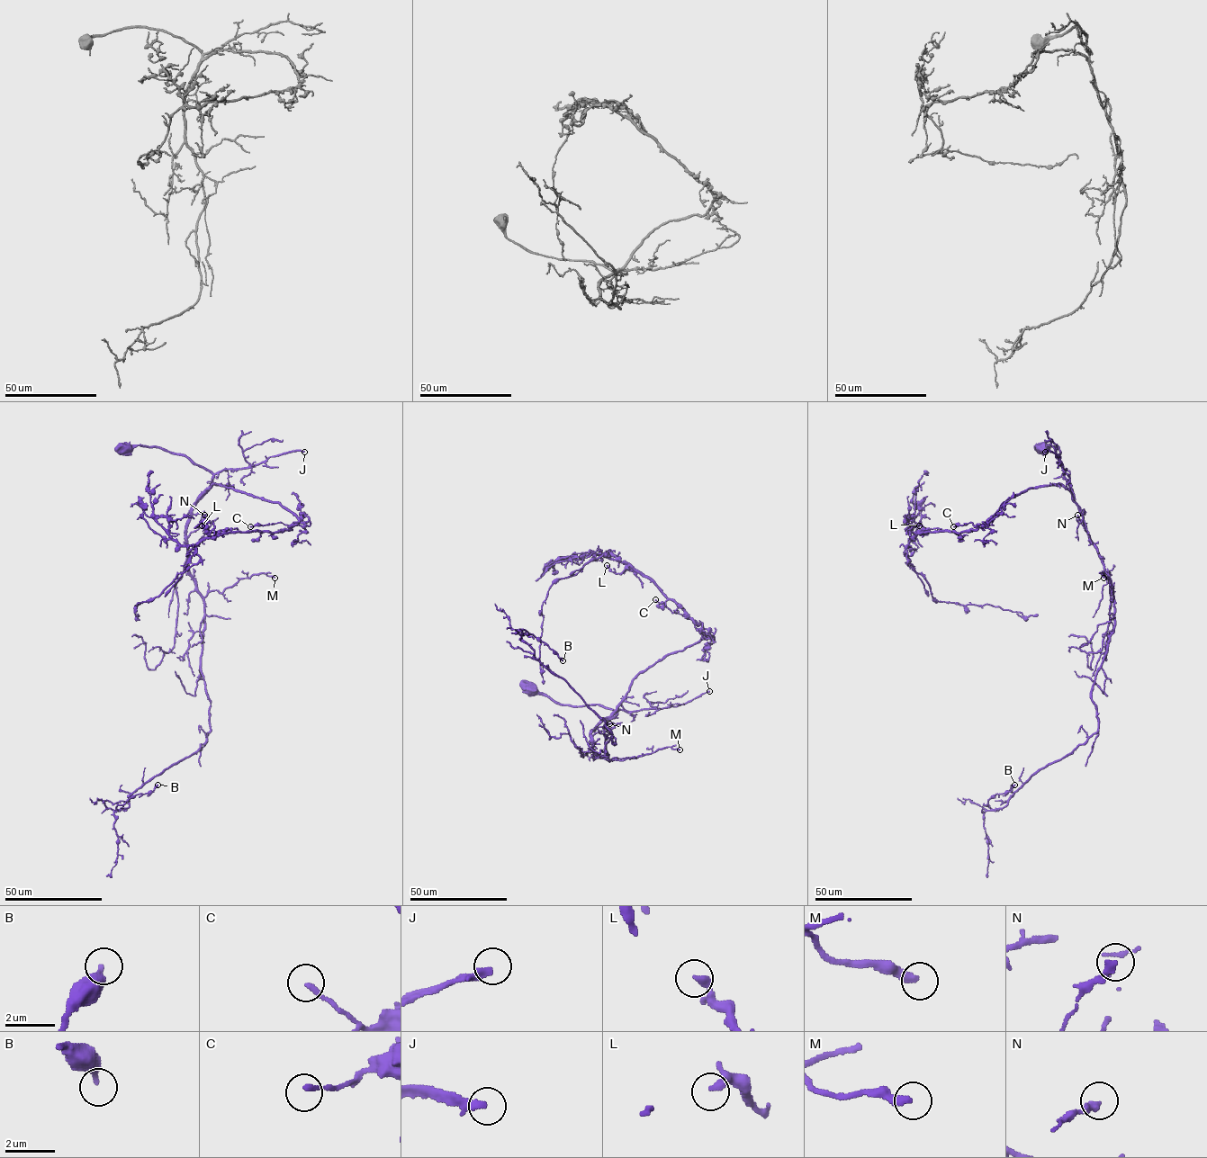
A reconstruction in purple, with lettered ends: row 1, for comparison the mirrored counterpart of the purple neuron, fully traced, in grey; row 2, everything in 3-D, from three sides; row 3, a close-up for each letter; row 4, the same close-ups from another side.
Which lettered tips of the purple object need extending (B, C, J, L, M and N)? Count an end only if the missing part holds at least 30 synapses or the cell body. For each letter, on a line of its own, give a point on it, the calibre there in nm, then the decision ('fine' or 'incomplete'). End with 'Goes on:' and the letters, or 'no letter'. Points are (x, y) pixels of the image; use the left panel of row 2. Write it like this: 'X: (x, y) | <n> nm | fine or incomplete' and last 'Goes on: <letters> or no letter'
B: (157, 785) | 280 nm | fine
C: (250, 526) | 190 nm | fine
J: (304, 452) | 320 nm | incomplete
L: (202, 525) | 280 nm | fine
M: (274, 578) | 340 nm | fine
N: (204, 515) | 280 nm | fine
Goes on: J

